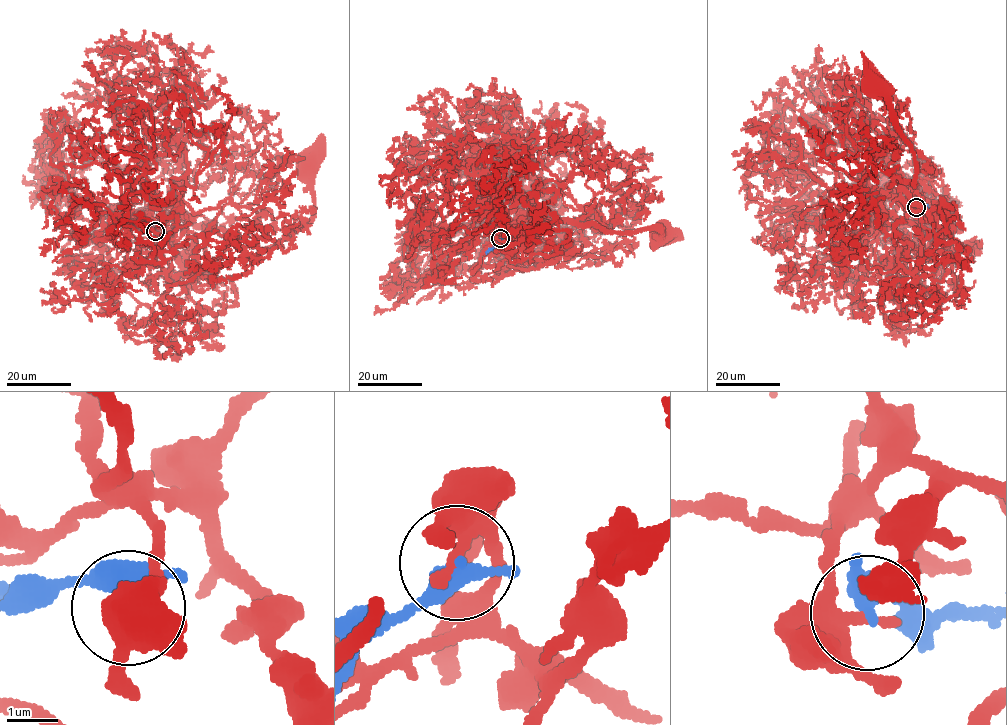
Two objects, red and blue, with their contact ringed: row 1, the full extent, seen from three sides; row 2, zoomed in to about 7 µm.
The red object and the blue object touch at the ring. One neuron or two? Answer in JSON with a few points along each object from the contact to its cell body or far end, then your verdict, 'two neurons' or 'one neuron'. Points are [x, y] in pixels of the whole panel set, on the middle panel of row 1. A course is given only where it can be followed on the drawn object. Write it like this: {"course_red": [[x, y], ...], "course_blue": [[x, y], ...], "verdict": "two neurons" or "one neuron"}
{"course_red": [[500, 237], [471, 272], [494, 238], [508, 244], [555, 222], [625, 232], [661, 228], [663, 237]], "course_blue": [[500, 237], [485, 253]], "verdict": "two neurons"}

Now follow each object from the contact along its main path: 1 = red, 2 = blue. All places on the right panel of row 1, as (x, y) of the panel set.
1: (916, 207), (919, 194), (952, 211), (926, 220), (901, 186), (912, 149), (876, 82)
2: (916, 207), (930, 209)

